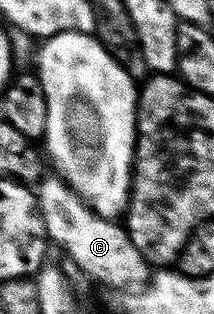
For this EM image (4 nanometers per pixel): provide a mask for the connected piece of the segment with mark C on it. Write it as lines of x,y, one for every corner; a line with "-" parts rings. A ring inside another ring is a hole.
46,176
38,184
36,198
48,238
61,245
85,274
109,289
139,287
150,280
150,266
127,236
126,228
96,214
61,178
-
51,199
63,199
63,203
55,203
55,207
51,207

